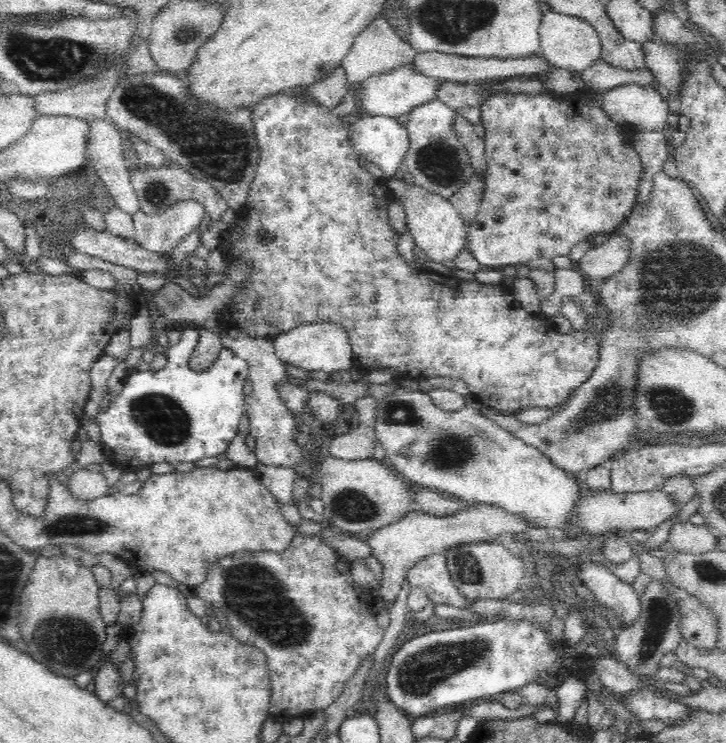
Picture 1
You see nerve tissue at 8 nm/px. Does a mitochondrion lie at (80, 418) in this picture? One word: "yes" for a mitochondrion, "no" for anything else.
no

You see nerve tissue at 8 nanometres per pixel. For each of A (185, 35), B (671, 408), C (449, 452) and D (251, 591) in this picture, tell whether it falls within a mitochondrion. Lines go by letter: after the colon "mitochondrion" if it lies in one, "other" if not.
A: mitochondrion
B: mitochondrion
C: mitochondrion
D: mitochondrion

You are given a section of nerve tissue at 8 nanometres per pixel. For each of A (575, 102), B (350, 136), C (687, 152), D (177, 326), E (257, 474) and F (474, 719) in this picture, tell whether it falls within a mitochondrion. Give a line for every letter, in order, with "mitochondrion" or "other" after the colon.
A: other
B: other
C: other
D: other
E: other
F: other

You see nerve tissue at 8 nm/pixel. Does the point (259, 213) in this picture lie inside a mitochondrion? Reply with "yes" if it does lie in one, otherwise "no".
no

